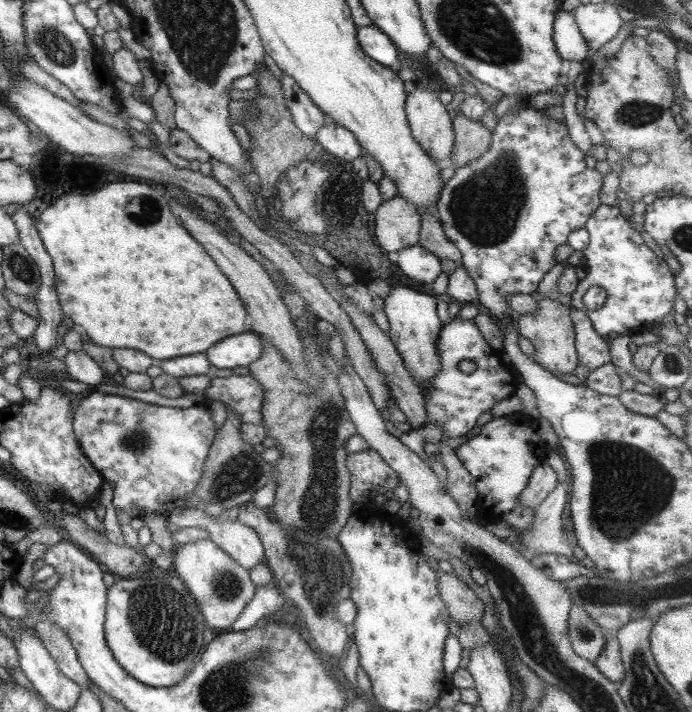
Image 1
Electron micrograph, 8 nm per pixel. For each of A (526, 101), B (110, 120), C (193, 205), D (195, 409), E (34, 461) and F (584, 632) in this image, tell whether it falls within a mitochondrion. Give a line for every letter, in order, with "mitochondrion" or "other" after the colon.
A: other
B: other
C: other
D: other
E: other
F: mitochondrion

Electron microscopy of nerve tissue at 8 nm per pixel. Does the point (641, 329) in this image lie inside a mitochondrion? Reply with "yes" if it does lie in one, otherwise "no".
no

